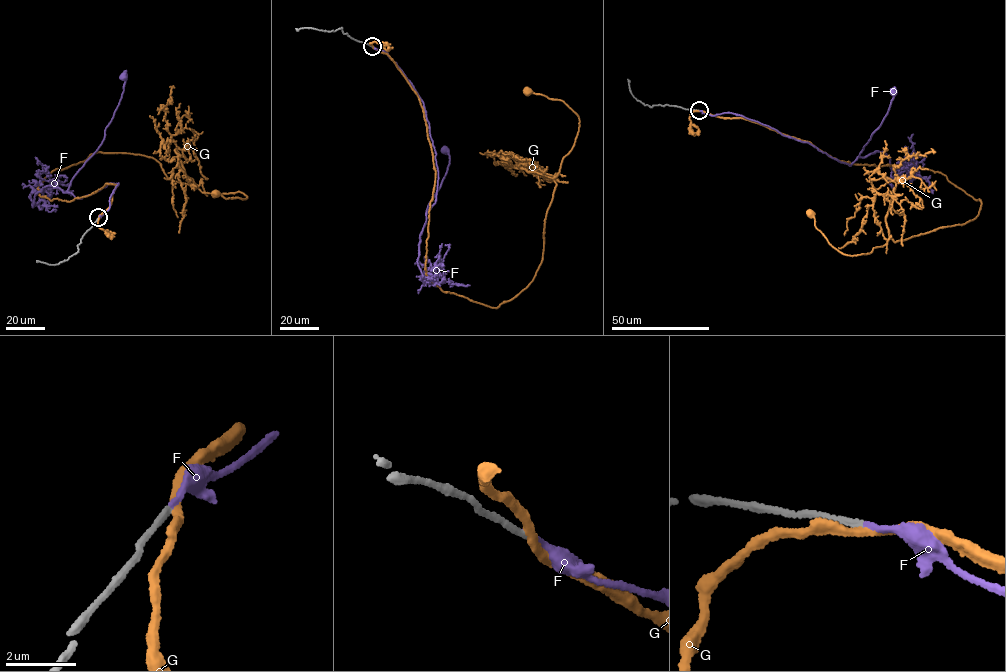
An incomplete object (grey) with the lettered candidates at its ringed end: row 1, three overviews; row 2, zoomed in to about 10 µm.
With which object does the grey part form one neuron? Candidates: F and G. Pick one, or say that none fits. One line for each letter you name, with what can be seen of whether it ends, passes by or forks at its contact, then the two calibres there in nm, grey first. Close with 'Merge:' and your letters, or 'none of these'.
F: it ends there; 170 nm thick on the grey side, 150 nm on the other
Merge: F

